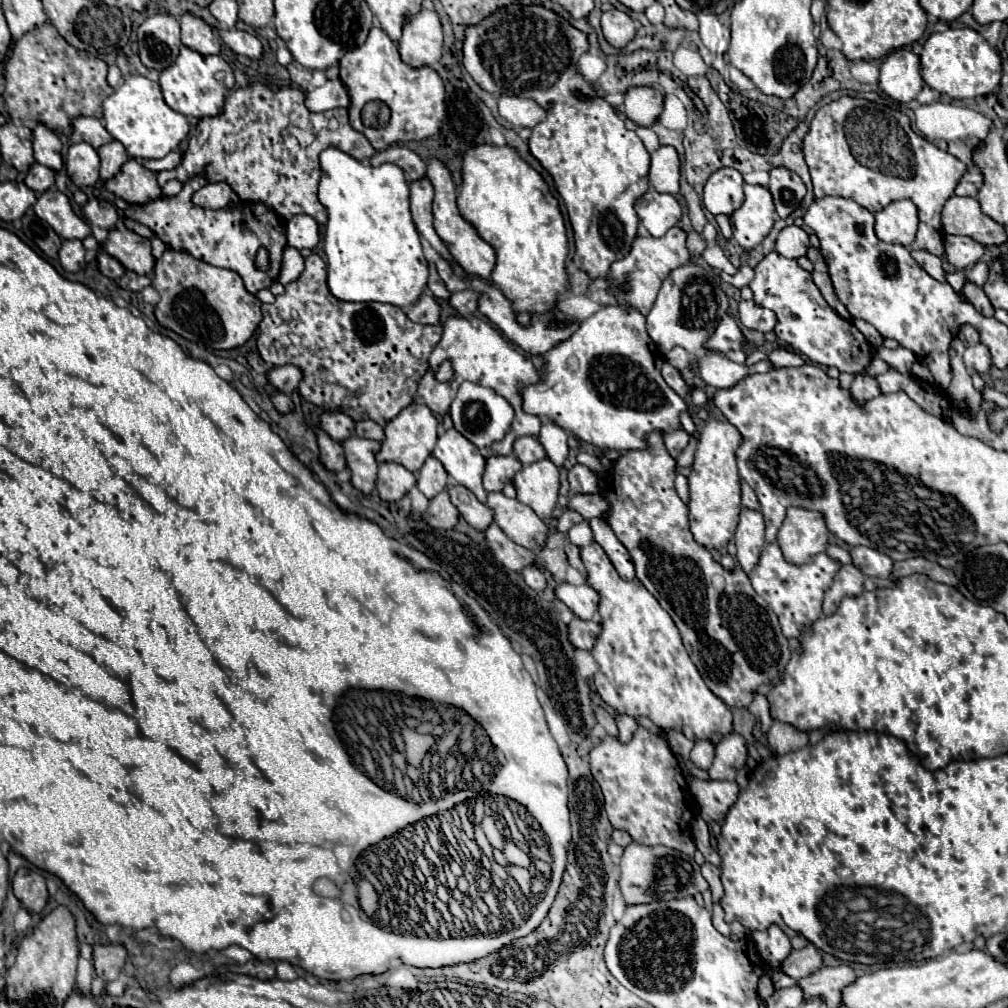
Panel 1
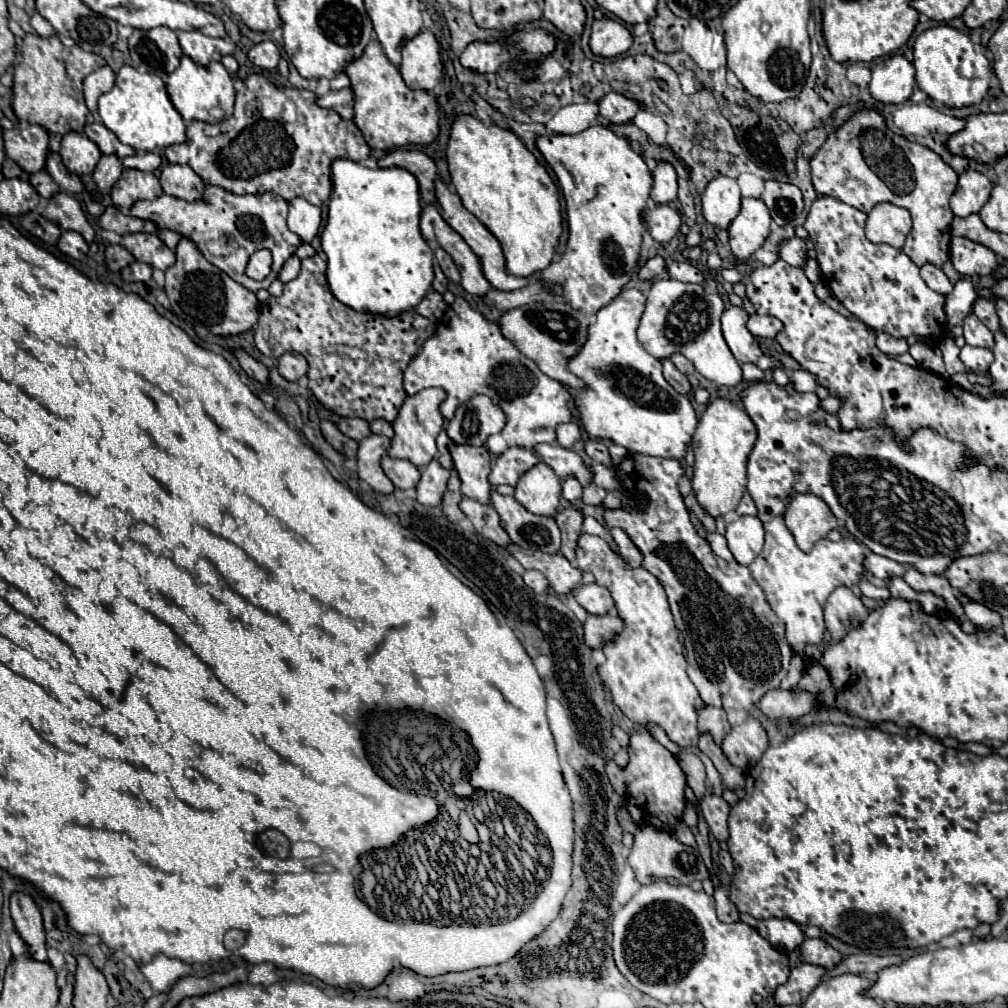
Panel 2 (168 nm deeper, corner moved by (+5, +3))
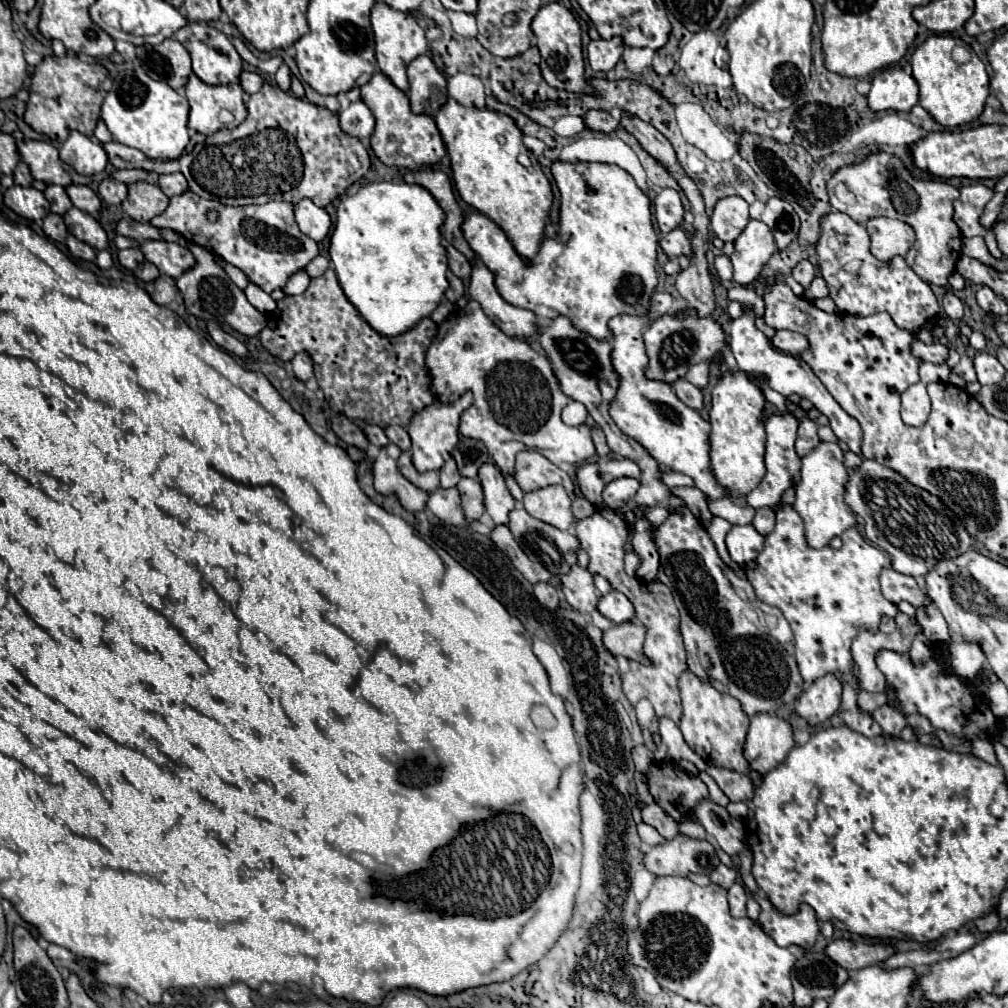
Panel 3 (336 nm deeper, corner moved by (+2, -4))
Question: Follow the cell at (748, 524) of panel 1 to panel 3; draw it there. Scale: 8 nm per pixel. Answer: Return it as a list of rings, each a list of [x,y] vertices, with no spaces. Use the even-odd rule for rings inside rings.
[[[751,524],[733,526],[725,536],[725,544],[733,562],[747,564],[763,550],[765,538]]]

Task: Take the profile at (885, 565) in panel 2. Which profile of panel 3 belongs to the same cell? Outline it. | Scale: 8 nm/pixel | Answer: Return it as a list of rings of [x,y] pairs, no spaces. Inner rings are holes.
[[[885,568],[881,572],[881,592],[895,606],[903,600],[913,604],[915,608],[931,604],[931,600],[919,588],[919,584],[915,582],[913,576],[905,576],[901,572],[895,572],[893,568]]]

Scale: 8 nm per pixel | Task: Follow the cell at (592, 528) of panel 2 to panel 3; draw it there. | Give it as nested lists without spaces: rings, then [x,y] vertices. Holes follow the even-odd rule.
[[[627,550],[627,556],[625,556],[625,570],[627,570],[627,574],[635,576],[635,572],[637,572],[639,566],[641,566],[639,556],[633,550]]]

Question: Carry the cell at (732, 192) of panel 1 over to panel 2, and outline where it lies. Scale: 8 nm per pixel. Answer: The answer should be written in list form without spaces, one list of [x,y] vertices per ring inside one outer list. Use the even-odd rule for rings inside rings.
[[[716,177],[702,193],[702,215],[714,227],[728,227],[740,211],[740,189],[732,177]]]

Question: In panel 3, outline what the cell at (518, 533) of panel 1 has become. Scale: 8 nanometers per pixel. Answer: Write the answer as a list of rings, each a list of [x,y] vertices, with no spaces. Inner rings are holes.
[[[515,508],[511,512],[511,522],[509,522],[509,530],[513,532],[517,544],[521,546],[521,550],[533,560],[539,562],[541,566],[545,566],[549,572],[553,574],[569,574],[571,566],[577,564],[577,538],[571,532],[563,532],[547,522],[541,522],[533,516],[529,516],[523,508]]]

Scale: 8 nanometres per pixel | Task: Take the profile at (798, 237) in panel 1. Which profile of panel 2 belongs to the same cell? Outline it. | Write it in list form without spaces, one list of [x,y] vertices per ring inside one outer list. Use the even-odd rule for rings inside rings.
[[[790,237],[790,239],[784,239],[780,241],[780,257],[788,263],[788,265],[794,265],[794,267],[804,267],[806,265],[806,255],[808,247],[806,247],[806,241],[800,239],[800,237]]]

